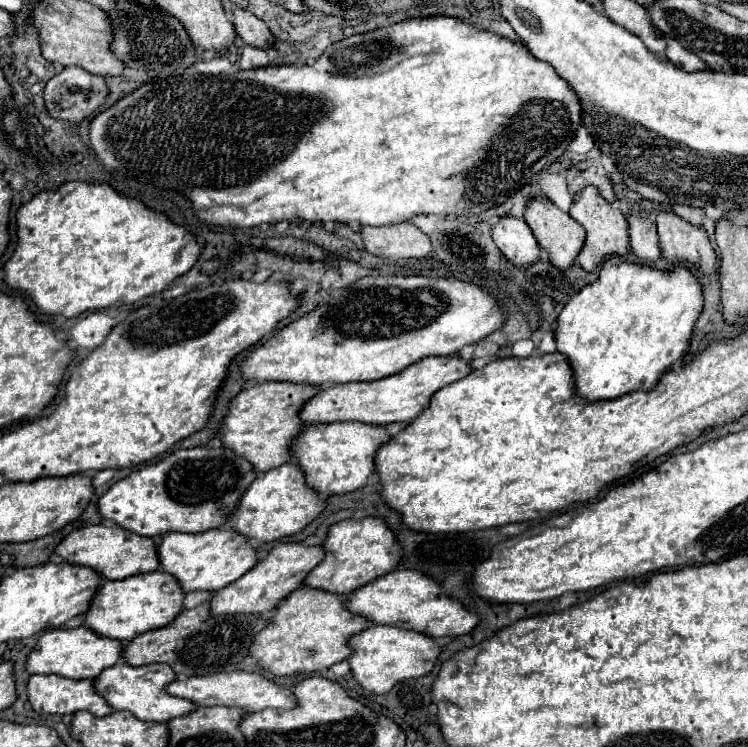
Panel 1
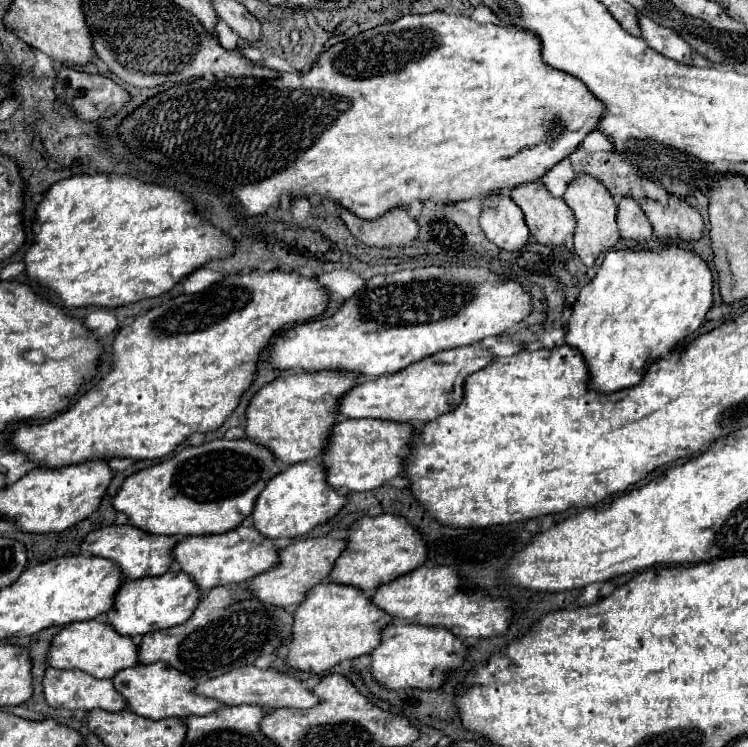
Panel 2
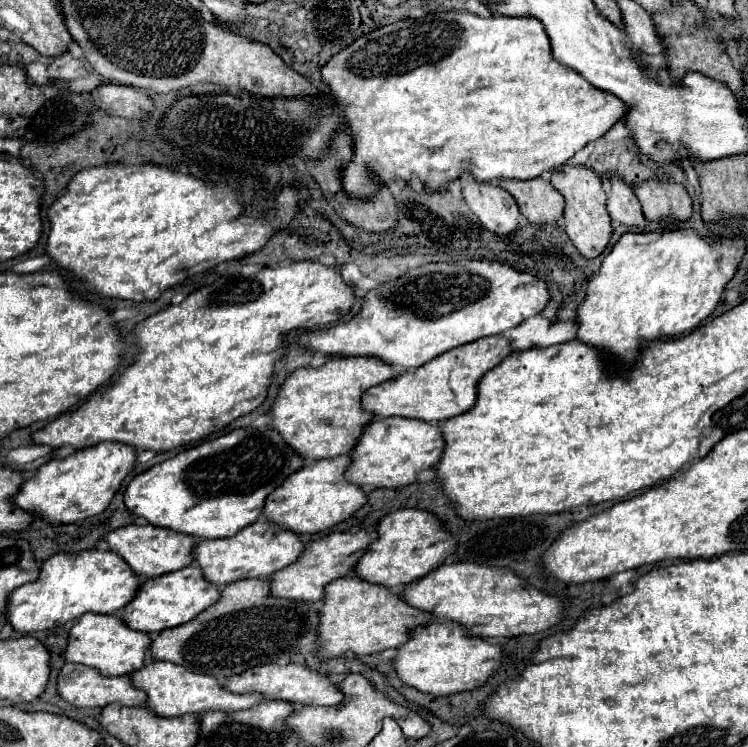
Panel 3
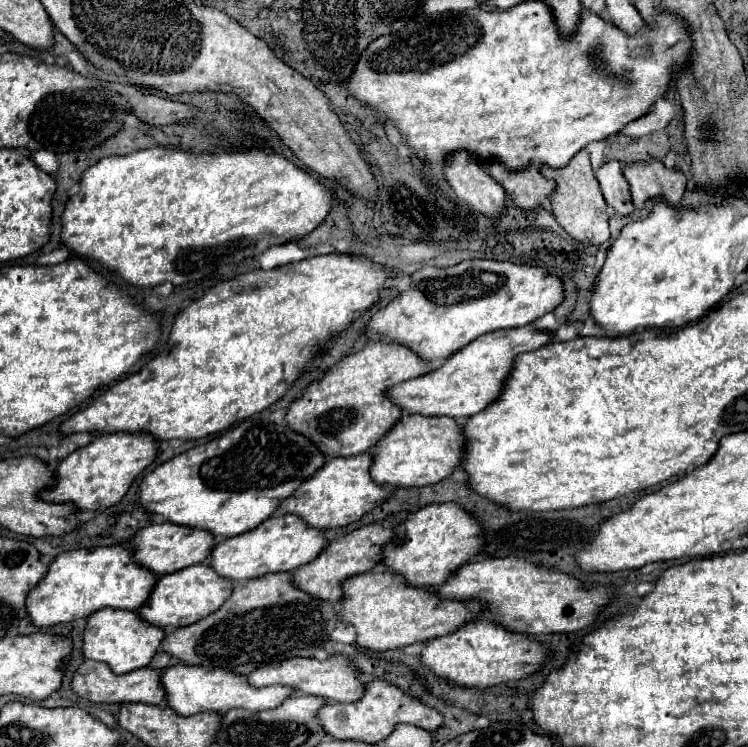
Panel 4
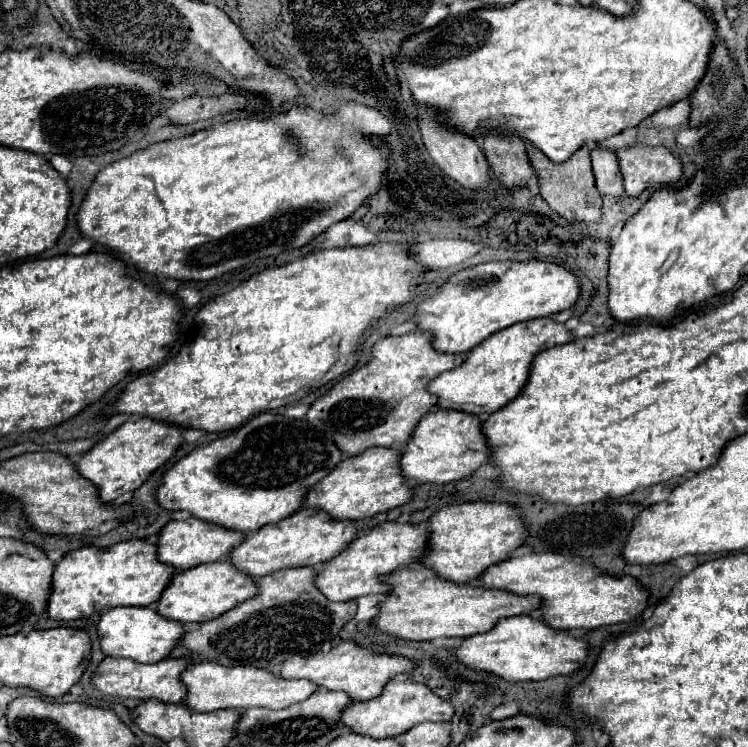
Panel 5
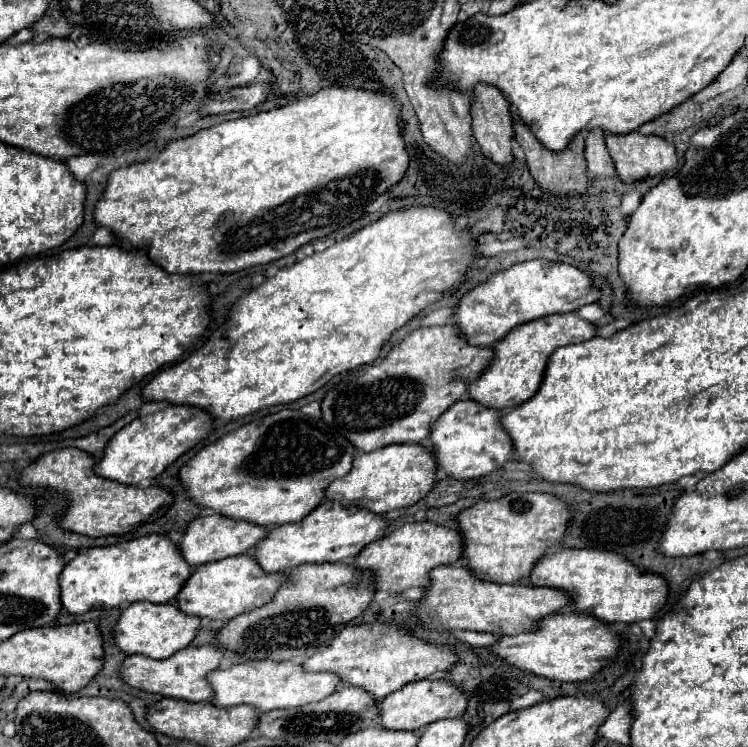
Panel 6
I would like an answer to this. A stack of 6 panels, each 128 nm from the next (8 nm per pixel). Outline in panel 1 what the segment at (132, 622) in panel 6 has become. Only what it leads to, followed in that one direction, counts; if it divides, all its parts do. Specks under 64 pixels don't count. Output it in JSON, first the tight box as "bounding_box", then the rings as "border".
{"bounding_box":[26,626,124,680],"border":[[[86,626],[46,630],[40,636],[34,652],[28,656],[26,670],[30,674],[60,674],[64,678],[74,678],[74,680],[94,678],[102,670],[114,666],[122,658],[122,650],[124,648],[120,640],[100,636]]]}

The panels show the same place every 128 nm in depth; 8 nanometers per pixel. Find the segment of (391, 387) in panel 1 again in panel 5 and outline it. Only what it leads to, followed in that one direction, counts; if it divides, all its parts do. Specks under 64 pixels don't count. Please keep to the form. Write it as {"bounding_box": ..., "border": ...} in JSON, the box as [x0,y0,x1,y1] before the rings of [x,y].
{"bounding_box":[428,318,572,416],"border":[[[534,318],[528,322],[518,322],[516,326],[508,326],[506,330],[492,334],[492,338],[486,338],[482,344],[470,350],[462,366],[442,372],[430,382],[428,390],[438,396],[442,408],[464,410],[480,416],[492,414],[522,392],[528,382],[532,360],[538,352],[572,340],[572,332],[554,318]]]}

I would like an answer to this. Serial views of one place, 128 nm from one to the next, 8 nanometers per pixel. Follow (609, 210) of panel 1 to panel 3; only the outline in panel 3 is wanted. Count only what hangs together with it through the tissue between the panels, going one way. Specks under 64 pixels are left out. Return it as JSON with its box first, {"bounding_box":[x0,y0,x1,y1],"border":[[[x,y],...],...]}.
{"bounding_box":[550,164,612,258],"border":[[[564,164],[558,170],[552,172],[550,182],[554,188],[566,198],[564,206],[564,230],[572,244],[586,256],[586,258],[596,258],[604,252],[604,248],[610,242],[612,236],[612,226],[610,226],[610,216],[606,212],[606,192],[604,186],[598,178],[598,174],[586,166],[570,166]]]}

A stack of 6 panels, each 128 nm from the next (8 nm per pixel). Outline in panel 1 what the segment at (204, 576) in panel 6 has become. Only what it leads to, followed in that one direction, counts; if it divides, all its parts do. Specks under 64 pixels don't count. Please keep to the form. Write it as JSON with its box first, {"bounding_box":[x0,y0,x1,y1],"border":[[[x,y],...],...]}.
{"bounding_box":[86,570,184,642],"border":[[[164,570],[130,576],[118,582],[106,580],[90,604],[90,610],[86,614],[86,626],[102,636],[130,642],[142,632],[170,624],[182,612],[182,602],[184,590],[180,588],[178,580]]]}

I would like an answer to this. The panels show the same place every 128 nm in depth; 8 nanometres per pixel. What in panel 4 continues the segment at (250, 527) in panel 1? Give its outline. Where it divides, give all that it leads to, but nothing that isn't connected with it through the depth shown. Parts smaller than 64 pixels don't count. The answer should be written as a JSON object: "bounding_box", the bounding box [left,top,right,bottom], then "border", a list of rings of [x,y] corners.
{"bounding_box":[280,454,392,528],"border":[[[358,454],[348,458],[330,458],[310,480],[306,480],[288,500],[282,502],[280,510],[298,514],[302,520],[306,520],[312,528],[340,528],[348,526],[356,520],[360,520],[366,512],[372,512],[376,506],[380,506],[384,500],[392,496],[390,490],[376,484],[370,476],[372,466],[372,454]]]}

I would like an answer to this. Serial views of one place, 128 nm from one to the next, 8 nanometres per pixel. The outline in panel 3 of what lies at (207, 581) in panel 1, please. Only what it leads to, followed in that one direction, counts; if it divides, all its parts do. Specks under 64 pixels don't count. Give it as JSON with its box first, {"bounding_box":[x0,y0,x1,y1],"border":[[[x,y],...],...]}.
{"bounding_box":[194,518,304,586],"border":[[[264,518],[246,526],[232,538],[220,540],[202,540],[194,550],[194,558],[204,570],[204,578],[216,586],[226,586],[244,578],[270,578],[274,572],[296,562],[304,552],[304,544],[300,542],[300,534],[288,532],[288,528],[280,528]]]}

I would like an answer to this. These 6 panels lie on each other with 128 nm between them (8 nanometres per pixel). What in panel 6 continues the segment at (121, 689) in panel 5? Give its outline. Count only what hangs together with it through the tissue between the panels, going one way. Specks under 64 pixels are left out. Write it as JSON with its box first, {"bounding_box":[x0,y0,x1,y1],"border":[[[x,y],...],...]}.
{"bounding_box":[120,644,224,702],"border":[[[204,644],[204,646],[186,646],[184,650],[178,650],[170,658],[164,660],[152,660],[148,656],[128,656],[120,668],[124,674],[124,682],[130,684],[132,688],[154,692],[160,696],[170,696],[170,698],[182,698],[190,702],[208,702],[212,698],[212,688],[208,688],[208,672],[214,672],[220,668],[224,652],[214,646],[214,644]]]}

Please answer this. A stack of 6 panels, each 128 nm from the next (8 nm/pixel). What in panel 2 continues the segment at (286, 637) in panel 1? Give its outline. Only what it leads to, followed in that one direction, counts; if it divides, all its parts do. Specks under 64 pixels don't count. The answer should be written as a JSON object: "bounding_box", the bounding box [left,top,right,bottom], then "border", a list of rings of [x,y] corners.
{"bounding_box":[284,582,394,674],"border":[[[322,582],[308,592],[306,600],[294,612],[292,638],[288,644],[284,644],[290,648],[288,664],[304,672],[322,674],[342,660],[354,660],[362,654],[370,654],[370,650],[380,644],[380,632],[392,620],[394,618],[376,608],[362,590],[354,586]]]}

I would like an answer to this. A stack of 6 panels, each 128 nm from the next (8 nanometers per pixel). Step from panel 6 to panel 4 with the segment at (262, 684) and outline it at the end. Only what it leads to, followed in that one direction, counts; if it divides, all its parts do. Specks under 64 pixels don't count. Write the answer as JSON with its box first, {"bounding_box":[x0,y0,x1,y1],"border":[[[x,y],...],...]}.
{"bounding_box":[162,664,296,716],"border":[[[178,664],[178,666],[164,670],[162,672],[162,686],[166,690],[168,706],[174,708],[182,716],[192,716],[198,712],[224,714],[232,708],[244,708],[244,710],[252,710],[252,712],[270,710],[270,708],[278,708],[288,696],[292,696],[296,692],[296,688],[288,688],[288,686],[256,688],[256,686],[250,686],[246,676],[242,676],[242,674],[224,672],[220,668],[210,670],[210,668],[186,666],[186,664]]]}

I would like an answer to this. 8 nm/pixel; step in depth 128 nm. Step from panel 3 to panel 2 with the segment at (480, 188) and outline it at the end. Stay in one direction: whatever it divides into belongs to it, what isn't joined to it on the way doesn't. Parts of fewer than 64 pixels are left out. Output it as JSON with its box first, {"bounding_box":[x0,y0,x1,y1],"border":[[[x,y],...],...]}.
{"bounding_box":[480,196,530,250],"border":[[[510,196],[482,198],[480,226],[488,240],[504,250],[522,250],[530,238],[524,214]]]}

